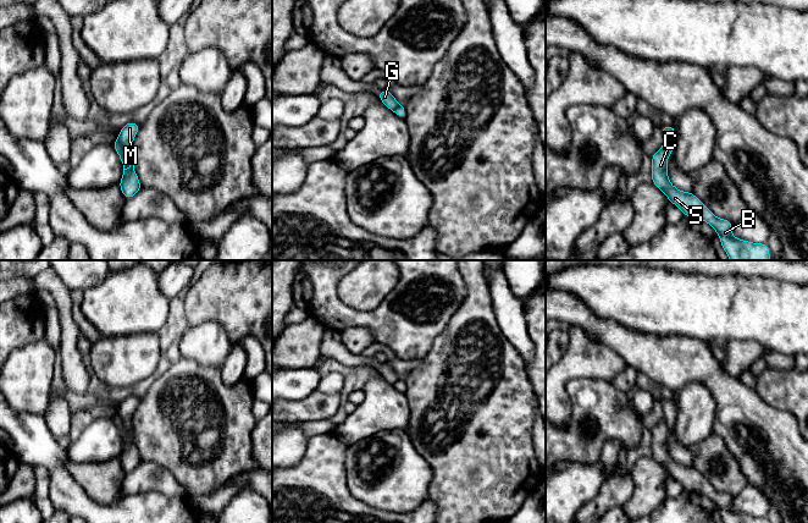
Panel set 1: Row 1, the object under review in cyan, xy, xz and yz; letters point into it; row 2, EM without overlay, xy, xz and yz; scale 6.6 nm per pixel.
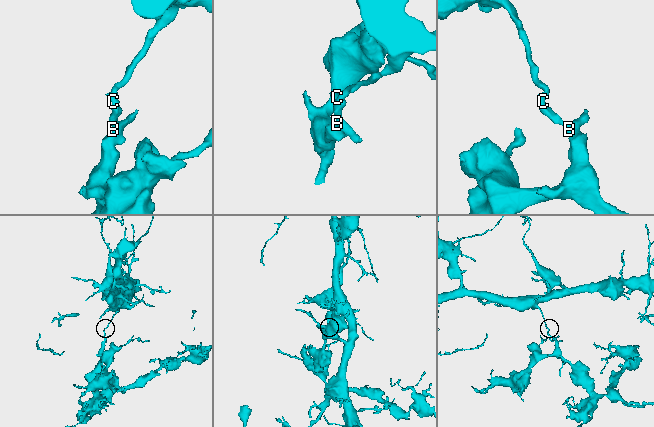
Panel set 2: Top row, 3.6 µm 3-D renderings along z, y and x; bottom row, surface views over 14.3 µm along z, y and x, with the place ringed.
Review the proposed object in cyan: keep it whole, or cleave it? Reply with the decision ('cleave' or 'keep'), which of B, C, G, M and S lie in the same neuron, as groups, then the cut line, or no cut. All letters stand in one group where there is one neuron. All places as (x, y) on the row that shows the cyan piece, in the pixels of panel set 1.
cleave; B C G S / M; cut in xy along (116, 141), (126, 153)

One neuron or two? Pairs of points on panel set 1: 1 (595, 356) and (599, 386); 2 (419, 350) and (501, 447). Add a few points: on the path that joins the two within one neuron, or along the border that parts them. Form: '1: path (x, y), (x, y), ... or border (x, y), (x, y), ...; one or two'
1: border (610, 379), (570, 380); two
2: border (441, 332), (435, 339), (430, 351), (420, 361); two

